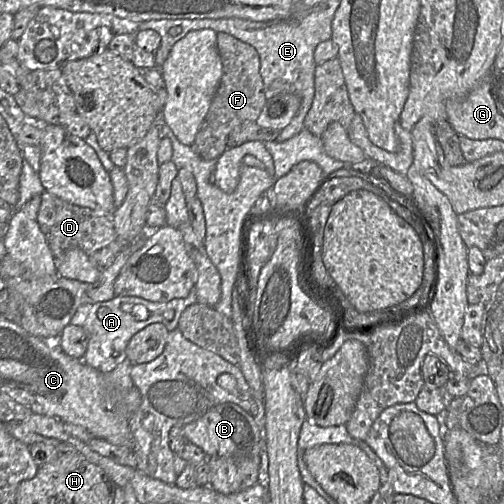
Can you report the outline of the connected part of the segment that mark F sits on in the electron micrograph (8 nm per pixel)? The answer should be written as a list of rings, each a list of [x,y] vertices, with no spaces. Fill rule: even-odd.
[[[225,32],[217,34],[217,48],[222,61],[222,77],[209,111],[191,145],[203,160],[218,159],[227,149],[227,138],[232,130],[242,123],[256,121],[267,101],[257,50]]]

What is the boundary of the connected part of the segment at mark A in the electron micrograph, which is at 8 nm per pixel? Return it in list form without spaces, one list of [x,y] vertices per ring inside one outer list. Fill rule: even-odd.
[[[193,288],[187,297],[169,302],[150,302],[139,297],[115,295],[107,301],[79,306],[71,323],[81,326],[88,336],[87,348],[81,360],[100,372],[112,371],[126,360],[125,348],[134,334],[153,323],[162,323],[169,332],[173,331],[182,312],[194,303],[197,303],[197,297]]]

